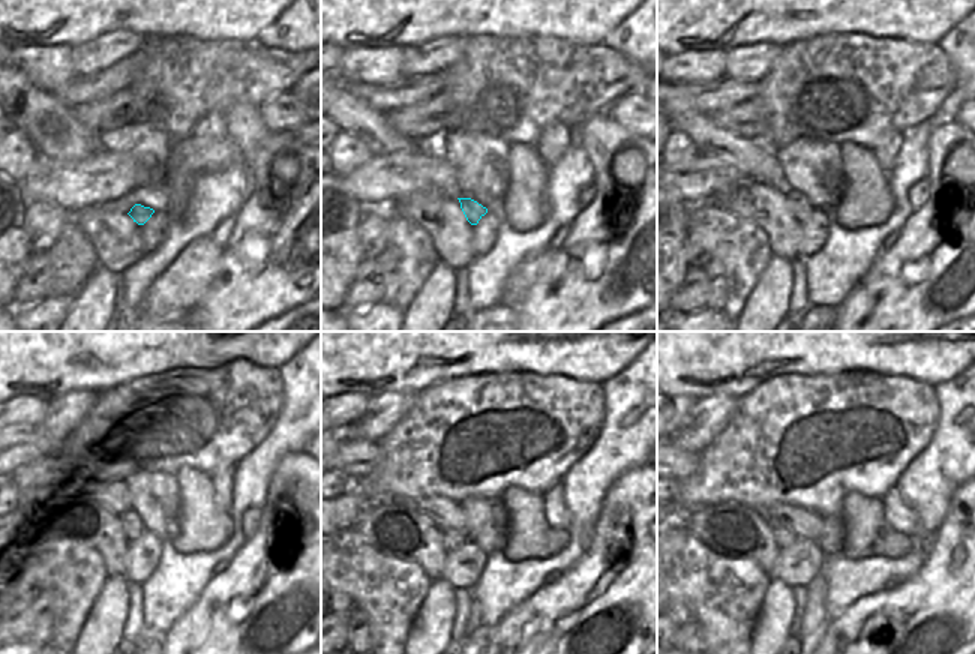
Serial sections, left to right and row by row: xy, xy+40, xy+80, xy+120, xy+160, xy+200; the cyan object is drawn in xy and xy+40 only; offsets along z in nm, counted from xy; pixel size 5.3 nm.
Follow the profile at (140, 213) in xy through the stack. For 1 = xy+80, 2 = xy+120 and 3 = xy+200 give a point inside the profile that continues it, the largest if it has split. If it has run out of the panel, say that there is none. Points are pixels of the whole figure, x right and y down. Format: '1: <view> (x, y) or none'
1: xy+80 (803, 207)
2: xy+120 (120, 536)
3: xy+200 (785, 537)

